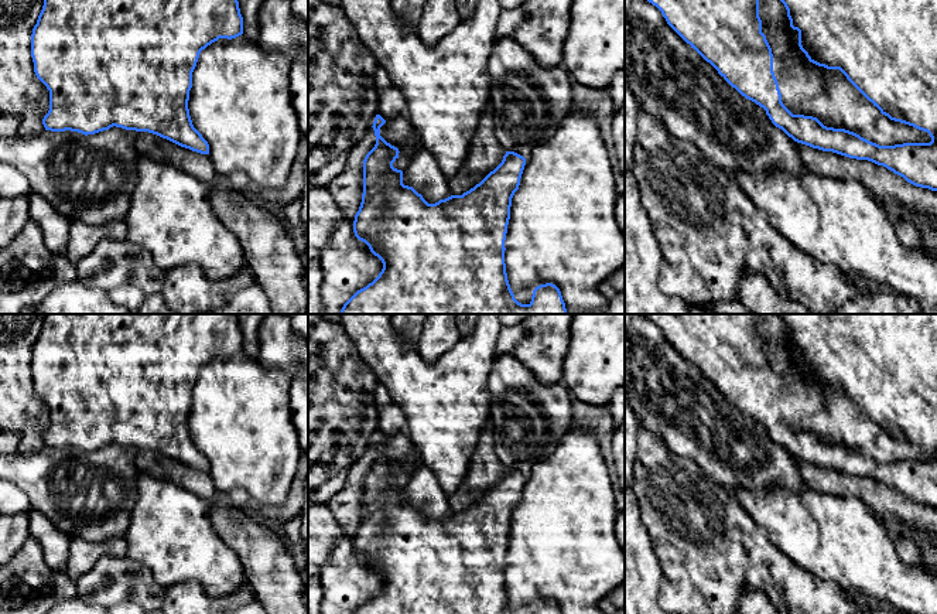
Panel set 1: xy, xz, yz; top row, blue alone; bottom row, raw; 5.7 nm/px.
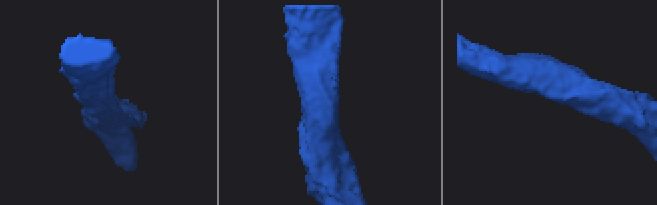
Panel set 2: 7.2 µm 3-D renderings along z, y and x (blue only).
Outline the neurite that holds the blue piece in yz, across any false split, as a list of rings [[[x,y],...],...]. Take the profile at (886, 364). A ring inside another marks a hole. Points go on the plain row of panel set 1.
[[[642,314],[656,323],[667,341],[694,365],[742,413],[766,427],[772,440],[794,458],[849,475],[883,482],[907,499],[937,508],[937,314],[777,314],[787,327],[790,344],[798,348],[798,364],[810,379],[839,386],[847,396],[890,437],[927,448],[930,460],[879,463],[859,451],[824,443],[817,434],[793,431],[782,419],[773,389],[772,365],[762,349],[760,314]]]

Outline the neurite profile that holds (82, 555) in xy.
[[[82,538],[71,539],[68,559],[64,572],[71,580],[89,572],[95,563],[105,555],[126,556],[127,542],[124,538],[110,538],[100,543],[93,543]]]

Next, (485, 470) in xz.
[[[488,419],[479,433],[476,447],[468,465],[468,473],[459,488],[448,497],[451,512],[464,509],[479,501],[493,488],[506,471],[505,464],[497,458],[492,437],[492,423]]]

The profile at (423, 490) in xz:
[[[423,465],[403,488],[403,501],[413,504],[428,521],[451,514],[448,495],[435,475]]]

